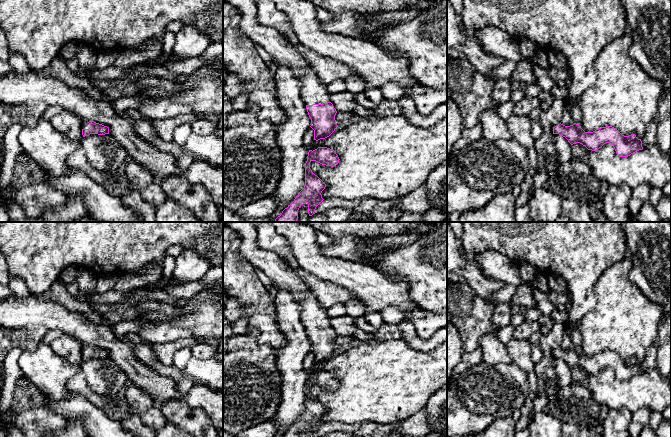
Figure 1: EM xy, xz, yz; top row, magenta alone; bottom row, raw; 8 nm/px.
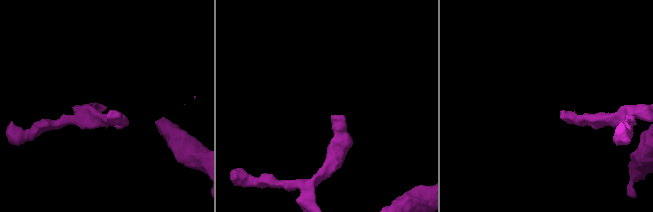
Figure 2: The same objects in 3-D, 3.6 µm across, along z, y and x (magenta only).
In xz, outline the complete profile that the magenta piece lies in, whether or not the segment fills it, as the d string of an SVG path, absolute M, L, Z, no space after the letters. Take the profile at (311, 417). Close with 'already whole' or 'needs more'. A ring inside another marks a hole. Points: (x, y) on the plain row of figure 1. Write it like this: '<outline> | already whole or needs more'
M318 371L313 375L309 374L305 387L305 410L282 437L298 437L299 432L305 427L308 428L308 437L314 437L316 431L324 424L321 417L326 408L312 396L310 386L316 385L322 389L334 391L339 387L339 384L333 373Z | already whole

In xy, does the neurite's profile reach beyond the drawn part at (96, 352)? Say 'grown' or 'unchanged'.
grown

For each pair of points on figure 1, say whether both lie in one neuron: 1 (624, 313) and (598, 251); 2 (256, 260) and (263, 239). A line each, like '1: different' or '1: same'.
1: different
2: different

